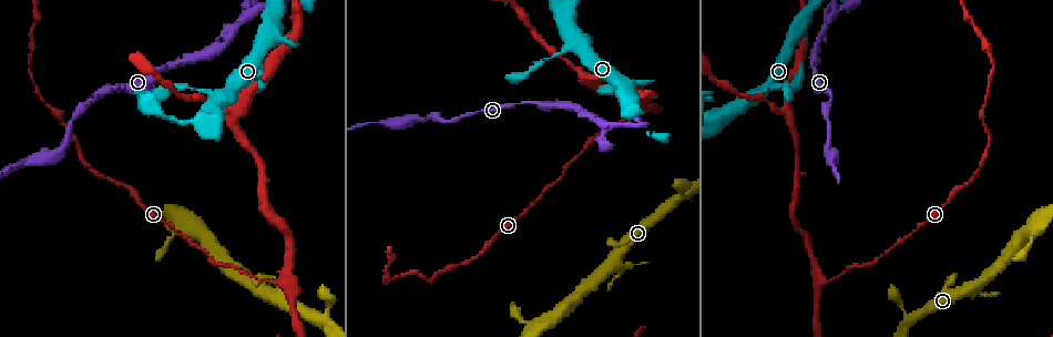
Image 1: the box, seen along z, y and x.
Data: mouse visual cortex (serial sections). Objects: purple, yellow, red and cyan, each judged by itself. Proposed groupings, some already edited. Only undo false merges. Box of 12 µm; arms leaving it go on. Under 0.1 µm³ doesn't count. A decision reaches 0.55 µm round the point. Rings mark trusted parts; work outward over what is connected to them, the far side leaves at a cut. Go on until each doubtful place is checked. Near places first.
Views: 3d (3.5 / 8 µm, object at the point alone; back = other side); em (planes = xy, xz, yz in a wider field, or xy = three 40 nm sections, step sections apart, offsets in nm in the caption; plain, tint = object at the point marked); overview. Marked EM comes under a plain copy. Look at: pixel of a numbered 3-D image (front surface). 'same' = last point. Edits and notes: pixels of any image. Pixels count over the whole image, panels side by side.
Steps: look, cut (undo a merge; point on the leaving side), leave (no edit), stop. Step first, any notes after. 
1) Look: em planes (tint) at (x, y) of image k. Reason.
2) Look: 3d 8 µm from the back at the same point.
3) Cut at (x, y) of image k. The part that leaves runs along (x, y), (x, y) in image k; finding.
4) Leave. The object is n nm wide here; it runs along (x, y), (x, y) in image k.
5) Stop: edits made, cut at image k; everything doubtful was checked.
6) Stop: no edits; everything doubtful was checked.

Look: 3d 3.5 µm at (821, 280) of image 1. Three arms meet.

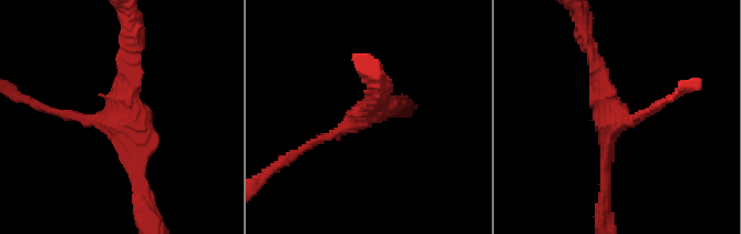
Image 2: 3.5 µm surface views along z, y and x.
Look: em xy step 1 (tint) at (361, 118) of image 2.

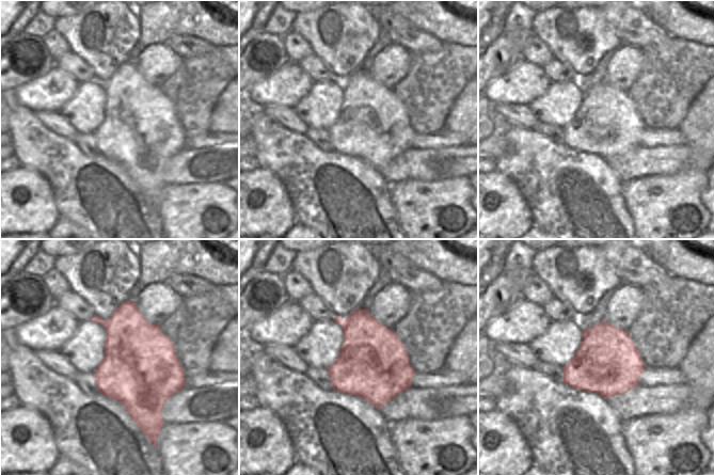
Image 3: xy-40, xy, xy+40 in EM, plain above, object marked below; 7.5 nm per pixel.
Leave. It runs along (52, 111), (110, 121), (131, 50) in image 2; continuous, no second cell.

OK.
Look: 3d 3.5 µm at (678, 197) of image 1. Three-way junction.

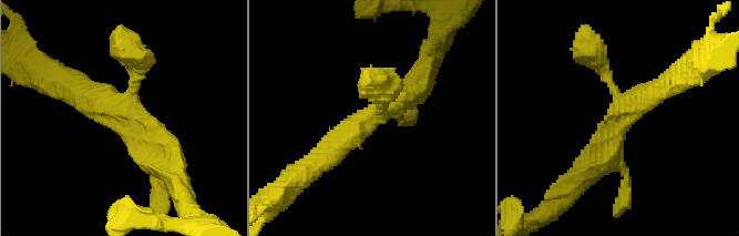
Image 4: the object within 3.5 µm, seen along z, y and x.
Look: em xy step 3 (tint) at (620, 108) of image 4.

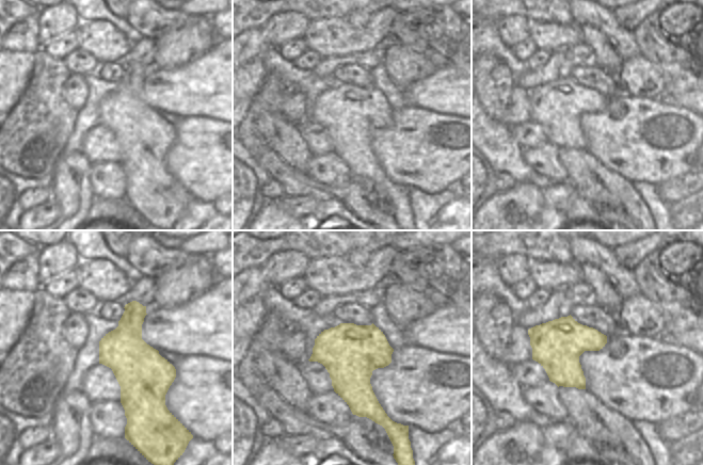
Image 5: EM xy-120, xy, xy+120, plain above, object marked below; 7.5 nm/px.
Leave. It runs along (72, 80), (120, 104), (160, 165) in image 4; one cell here.

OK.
Look: 3d 8 µm at (233, 112) of image 1. A fork.

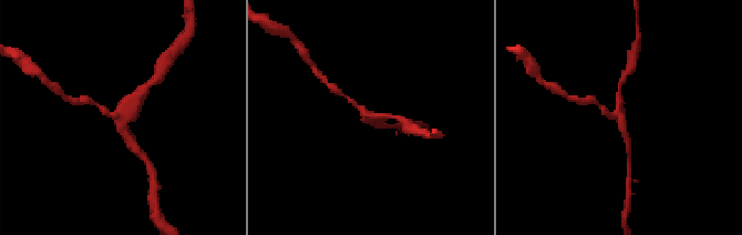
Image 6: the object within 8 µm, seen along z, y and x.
Look: em xy step 3 (tint) at (621, 118) of image 6. Need the tissue.

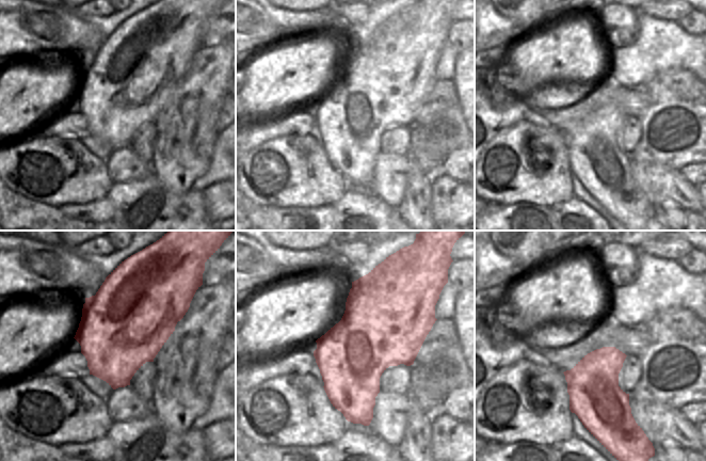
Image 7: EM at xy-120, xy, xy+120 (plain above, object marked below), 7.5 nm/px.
Leave. 3 arms meet here; the arms are 200, 250, 300 nm wide; it runs along (629, 144), (619, 113), (619, 92) in image 6; all the same cell.

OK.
Look: 3d 8 µm at (833, 15) of image 1. Abrupt turn.

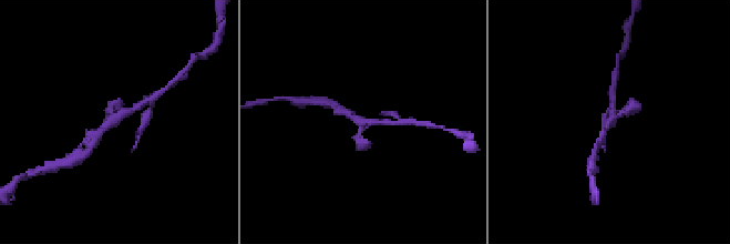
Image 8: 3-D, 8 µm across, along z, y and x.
Look: 3d 3.5 µm at (113, 120) of image 8.

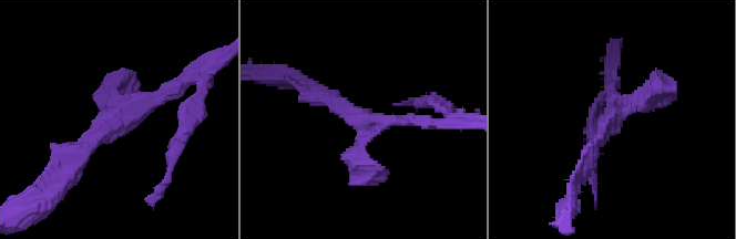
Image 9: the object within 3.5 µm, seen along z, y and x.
Look: em planes (tint) at (116, 126) of image 9. 3 arms meet here; the arms are 150, 200, 200 nm wide; need the tissue.

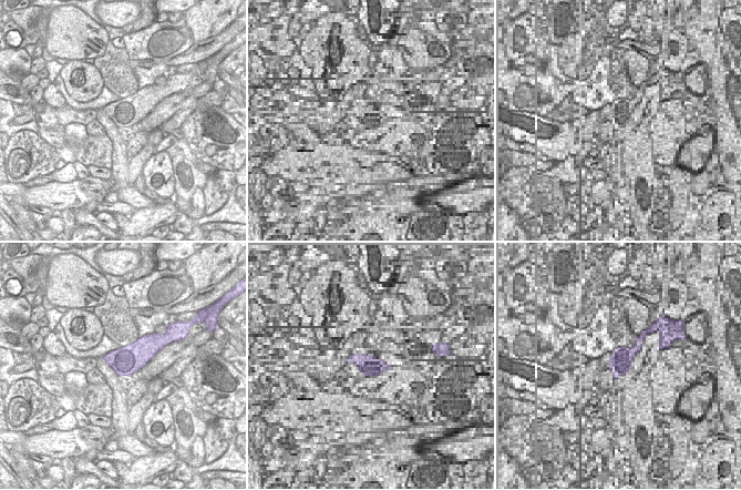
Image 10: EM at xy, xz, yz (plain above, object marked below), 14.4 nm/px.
Leave. It runs along (69, 175), (102, 134), (181, 83) in image 9; one cell here.

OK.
Stop: no edits; everything doubtful was checked.

